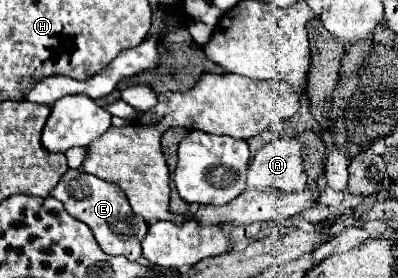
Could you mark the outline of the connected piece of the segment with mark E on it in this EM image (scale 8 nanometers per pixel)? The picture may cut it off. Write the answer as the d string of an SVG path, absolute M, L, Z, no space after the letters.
M77 168L69 170L59 180L59 184L51 190L51 196L61 200L73 218L85 222L93 230L99 246L107 254L125 256L129 260L137 260L141 256L141 240L147 234L147 224L143 218L131 214L129 202L125 200L125 194L121 192L121 188L117 188L117 184L109 184L109 180L101 180Z

